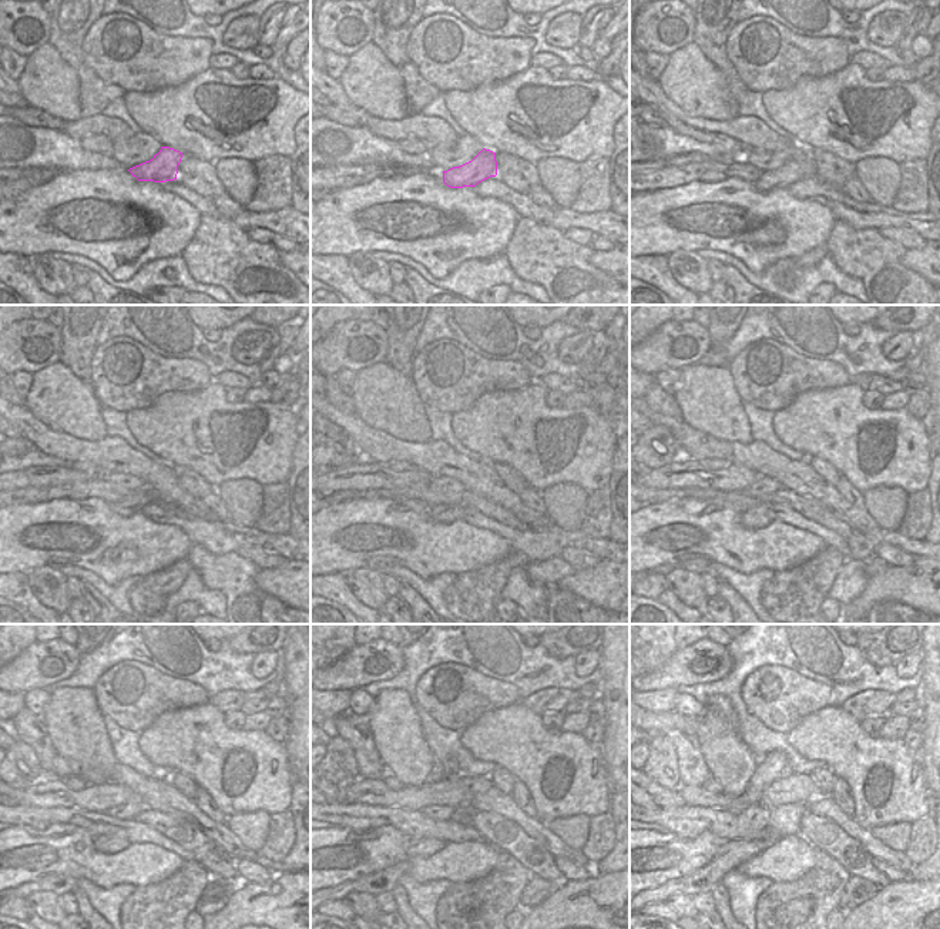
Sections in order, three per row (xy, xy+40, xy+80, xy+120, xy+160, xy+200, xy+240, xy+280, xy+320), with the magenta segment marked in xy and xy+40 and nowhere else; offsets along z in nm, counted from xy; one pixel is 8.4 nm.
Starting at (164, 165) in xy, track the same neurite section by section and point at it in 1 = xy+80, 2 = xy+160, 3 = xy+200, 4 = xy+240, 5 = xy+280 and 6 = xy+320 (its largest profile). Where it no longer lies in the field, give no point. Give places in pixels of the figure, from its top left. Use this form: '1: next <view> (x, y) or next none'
1: next xy+80 (791, 173)
2: next xy+160 (446, 515)
3: next xy+200 (756, 517)
4: next xy+240 (110, 844)
5: next xy+280 (383, 881)
6: next xy+320 (732, 852)

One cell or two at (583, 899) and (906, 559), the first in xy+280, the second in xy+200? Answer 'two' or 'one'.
two

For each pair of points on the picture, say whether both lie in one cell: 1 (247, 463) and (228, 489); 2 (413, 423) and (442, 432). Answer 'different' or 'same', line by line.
1: different
2: different

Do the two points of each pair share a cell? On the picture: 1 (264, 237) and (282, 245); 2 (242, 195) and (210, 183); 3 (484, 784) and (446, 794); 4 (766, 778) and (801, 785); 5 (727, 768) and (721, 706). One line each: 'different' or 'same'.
1: same
2: different
3: same
4: different
5: same

